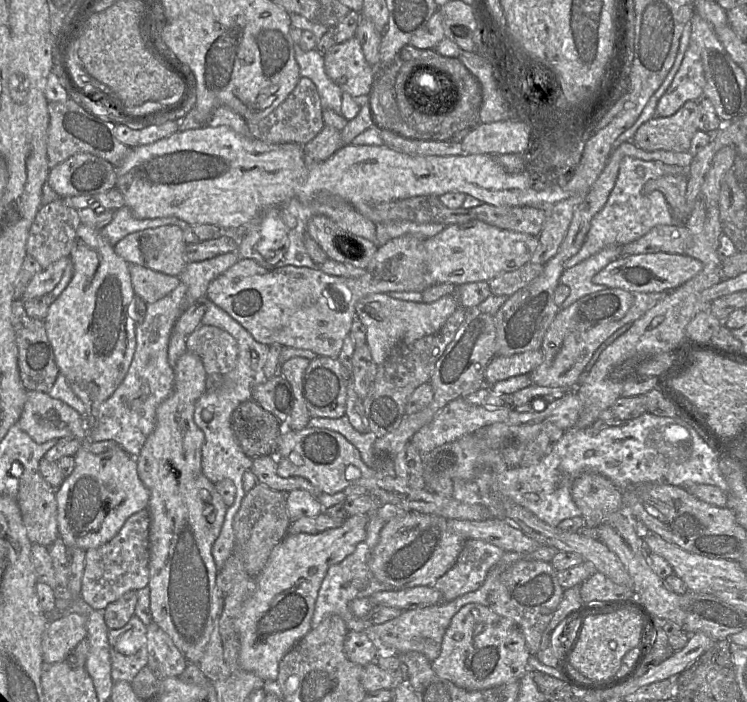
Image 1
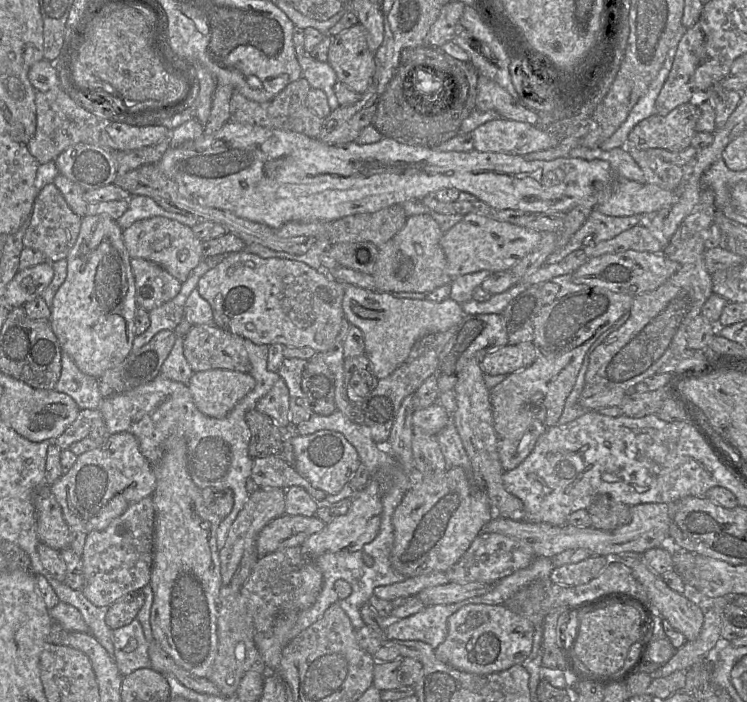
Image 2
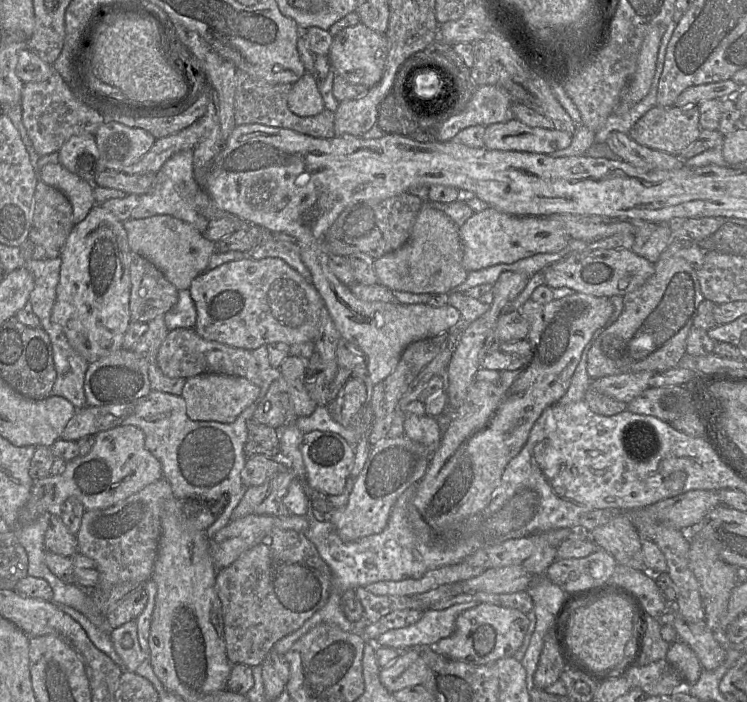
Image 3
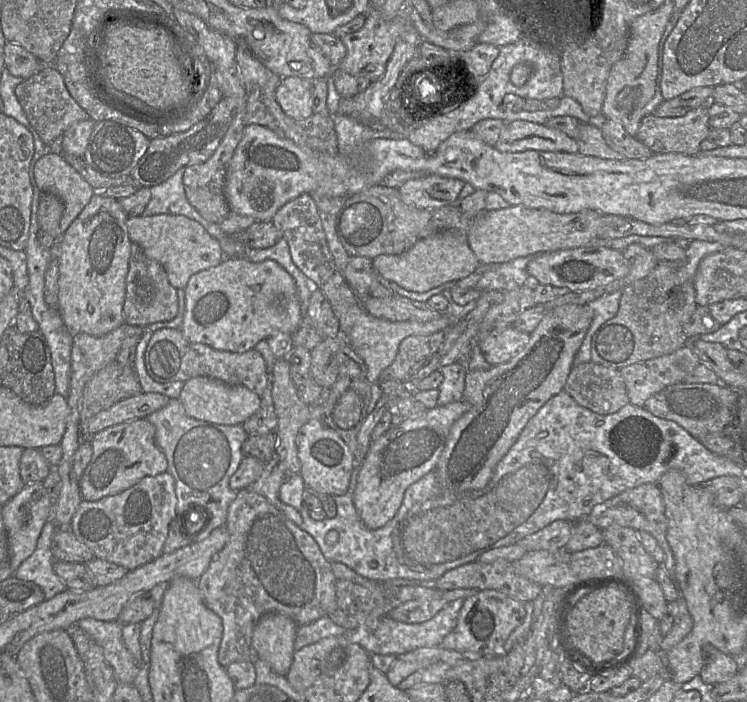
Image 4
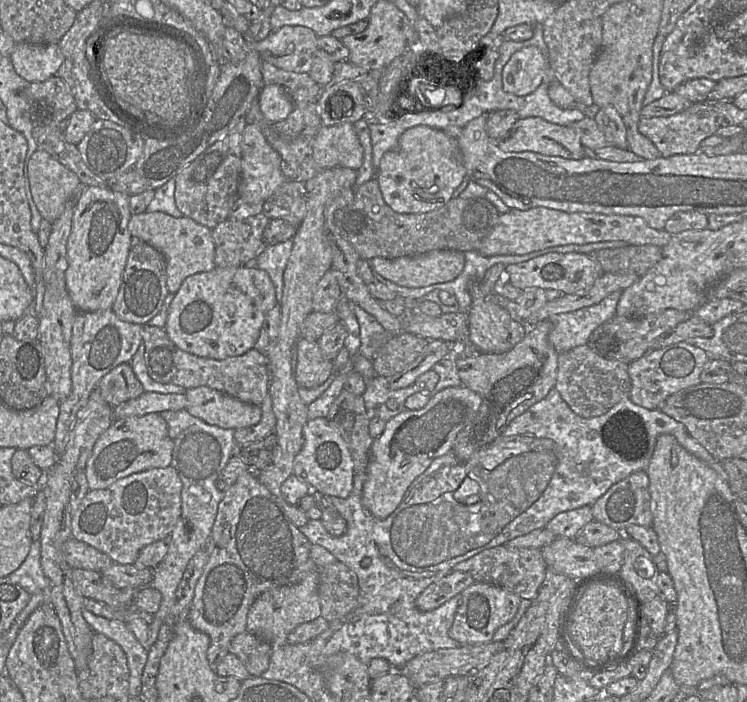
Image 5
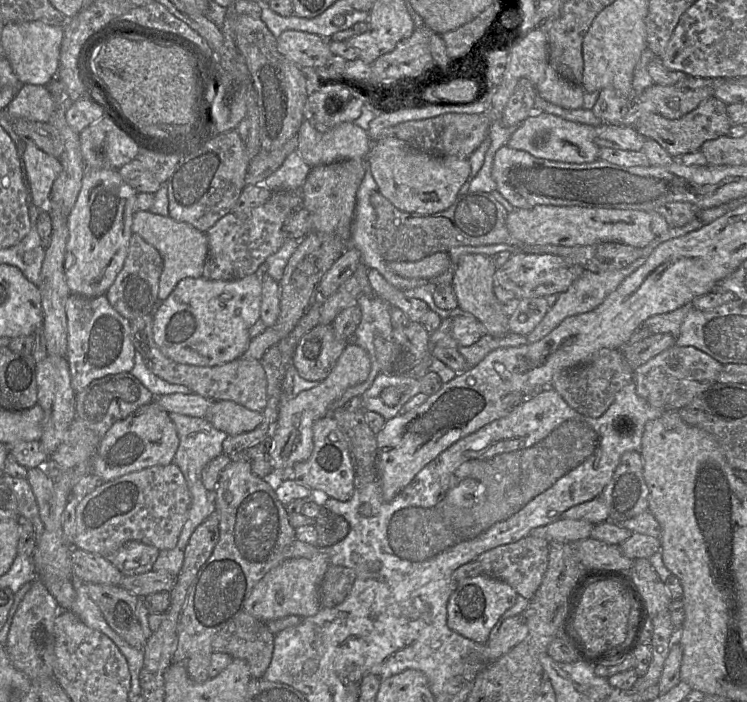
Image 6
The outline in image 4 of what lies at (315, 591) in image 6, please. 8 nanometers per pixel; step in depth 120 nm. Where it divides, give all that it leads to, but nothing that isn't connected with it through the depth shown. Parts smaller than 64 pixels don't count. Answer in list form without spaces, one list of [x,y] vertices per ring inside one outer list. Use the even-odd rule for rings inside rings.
[[[267,613],[255,625],[252,635],[252,645],[259,659],[264,660],[270,668],[279,675],[286,676],[293,662],[295,652],[294,642],[299,626],[288,616]]]

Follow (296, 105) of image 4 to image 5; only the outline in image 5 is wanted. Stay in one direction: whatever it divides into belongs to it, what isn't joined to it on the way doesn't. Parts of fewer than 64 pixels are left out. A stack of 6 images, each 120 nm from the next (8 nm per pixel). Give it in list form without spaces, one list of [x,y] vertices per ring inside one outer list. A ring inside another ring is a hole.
[[[277,84],[264,85],[258,102],[264,117],[271,123],[286,119],[295,108],[286,89]]]

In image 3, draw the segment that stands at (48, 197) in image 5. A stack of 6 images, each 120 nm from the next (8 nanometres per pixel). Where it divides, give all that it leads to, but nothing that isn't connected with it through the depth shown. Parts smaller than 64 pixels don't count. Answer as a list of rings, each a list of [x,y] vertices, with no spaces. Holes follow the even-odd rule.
[[[48,163],[40,170],[40,180],[65,194],[73,208],[73,222],[83,221],[97,204],[94,186],[60,163]]]

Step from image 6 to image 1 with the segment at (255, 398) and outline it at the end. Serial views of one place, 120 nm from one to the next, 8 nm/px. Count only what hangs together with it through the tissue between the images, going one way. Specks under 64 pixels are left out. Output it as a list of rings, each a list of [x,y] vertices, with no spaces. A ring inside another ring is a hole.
[[[199,325],[186,336],[186,349],[201,359],[208,375],[225,374],[237,364],[236,339],[227,331],[215,326]]]

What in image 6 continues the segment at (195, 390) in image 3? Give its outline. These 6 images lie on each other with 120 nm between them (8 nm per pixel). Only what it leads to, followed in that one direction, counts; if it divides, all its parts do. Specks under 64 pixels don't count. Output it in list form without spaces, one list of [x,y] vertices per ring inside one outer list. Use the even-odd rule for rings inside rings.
[[[216,400],[211,403],[205,418],[216,429],[238,435],[254,430],[263,421],[263,414],[233,401]]]

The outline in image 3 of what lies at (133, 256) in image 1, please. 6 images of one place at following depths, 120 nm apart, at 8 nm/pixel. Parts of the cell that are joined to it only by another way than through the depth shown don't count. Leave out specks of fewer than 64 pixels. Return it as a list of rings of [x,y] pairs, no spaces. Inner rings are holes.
[[[170,215],[130,218],[123,224],[130,250],[149,260],[178,291],[190,288],[192,281],[204,273],[215,253],[215,242],[205,238],[191,224]]]

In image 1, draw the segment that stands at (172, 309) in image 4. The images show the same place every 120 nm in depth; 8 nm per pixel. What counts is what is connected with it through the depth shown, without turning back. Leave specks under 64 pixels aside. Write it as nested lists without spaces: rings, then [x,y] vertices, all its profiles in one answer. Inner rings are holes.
[[[129,264],[133,289],[146,304],[154,303],[169,293],[179,284],[179,276],[171,276],[137,264]]]

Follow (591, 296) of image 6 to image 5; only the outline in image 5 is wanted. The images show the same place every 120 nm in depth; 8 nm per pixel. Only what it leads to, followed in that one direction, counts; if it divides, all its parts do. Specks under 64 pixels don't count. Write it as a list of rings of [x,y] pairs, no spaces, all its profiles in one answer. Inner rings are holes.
[[[615,291],[597,304],[553,315],[549,342],[558,353],[587,344],[592,333],[616,315],[622,291]]]

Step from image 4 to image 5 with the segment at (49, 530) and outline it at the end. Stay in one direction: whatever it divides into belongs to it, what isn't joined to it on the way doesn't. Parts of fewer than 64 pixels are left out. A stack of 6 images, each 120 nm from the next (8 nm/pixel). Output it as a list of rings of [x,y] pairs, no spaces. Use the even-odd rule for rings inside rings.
[[[39,540],[32,543],[24,562],[8,578],[30,595],[48,593],[50,582],[41,567],[41,544]]]

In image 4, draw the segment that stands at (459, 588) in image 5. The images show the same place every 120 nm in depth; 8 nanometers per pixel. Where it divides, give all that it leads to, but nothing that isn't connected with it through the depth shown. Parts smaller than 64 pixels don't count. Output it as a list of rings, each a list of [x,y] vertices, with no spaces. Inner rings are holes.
[[[424,596],[410,600],[389,612],[392,619],[404,623],[422,623],[433,618],[449,602],[441,596]]]

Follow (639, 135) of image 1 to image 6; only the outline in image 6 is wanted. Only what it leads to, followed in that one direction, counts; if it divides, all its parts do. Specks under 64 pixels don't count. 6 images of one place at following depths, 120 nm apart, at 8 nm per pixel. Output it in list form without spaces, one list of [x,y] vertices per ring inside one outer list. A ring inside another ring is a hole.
[[[714,97],[703,100],[694,110],[678,119],[668,119],[658,113],[642,115],[633,125],[633,128],[646,139],[655,140],[674,159],[696,152],[701,145],[708,141],[727,135],[731,122],[727,115],[727,105]]]

